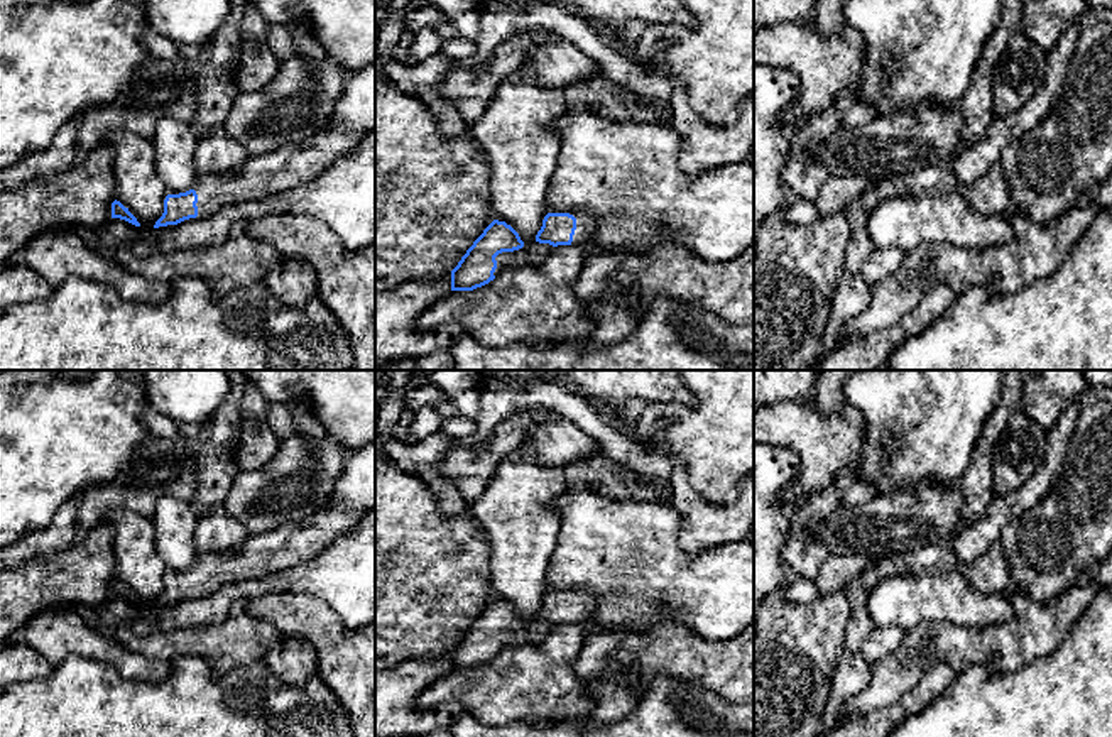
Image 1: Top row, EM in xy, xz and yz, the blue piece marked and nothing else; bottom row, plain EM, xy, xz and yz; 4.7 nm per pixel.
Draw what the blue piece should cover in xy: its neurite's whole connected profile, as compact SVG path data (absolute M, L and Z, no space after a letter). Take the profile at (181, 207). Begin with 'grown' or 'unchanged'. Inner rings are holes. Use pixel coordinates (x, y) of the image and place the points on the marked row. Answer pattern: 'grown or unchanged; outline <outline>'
grown; outline M375 59L346 79L346 88L324 130L306 139L277 144L269 154L248 156L247 162L235 172L201 176L194 188L186 193L167 194L164 199L164 213L154 228L177 225L198 215L215 213L221 206L250 203L308 183L326 164L352 152L370 130L375 130Z

